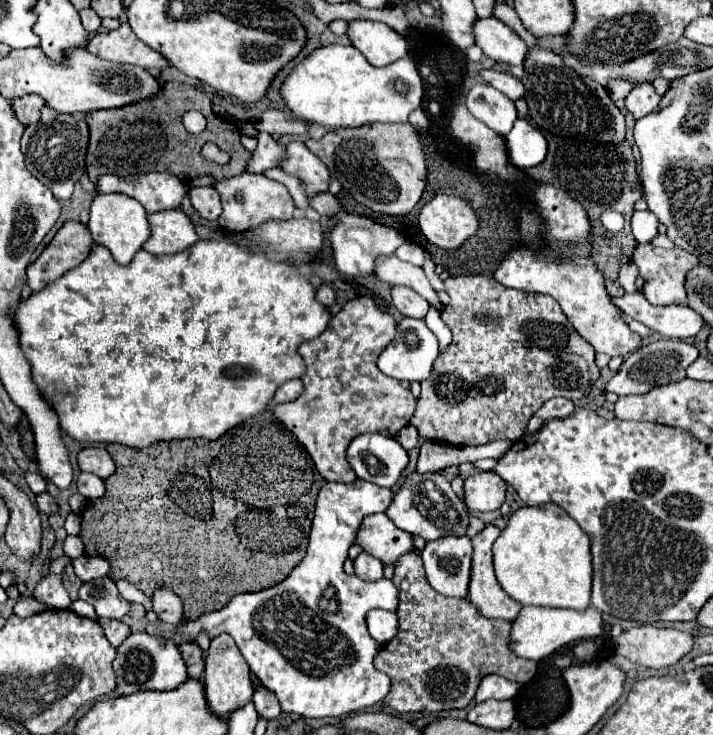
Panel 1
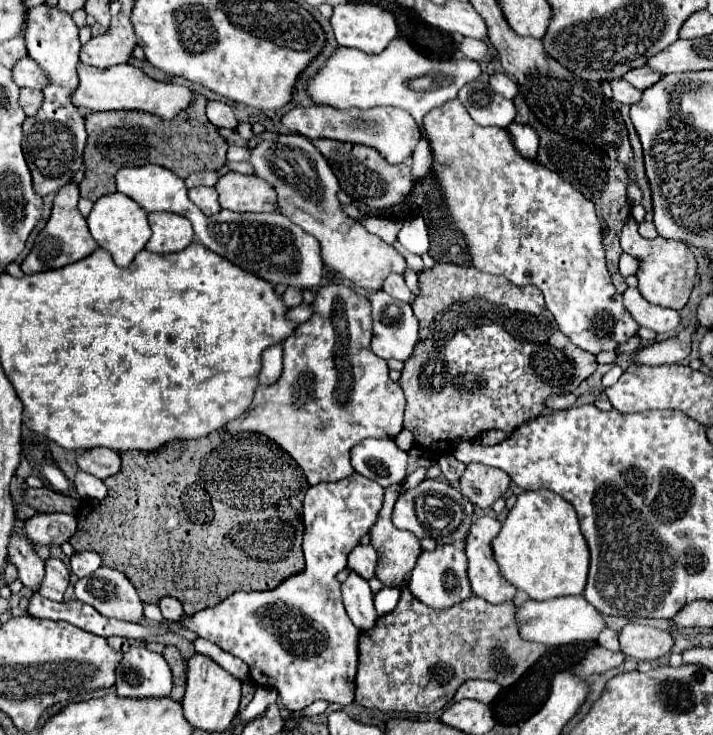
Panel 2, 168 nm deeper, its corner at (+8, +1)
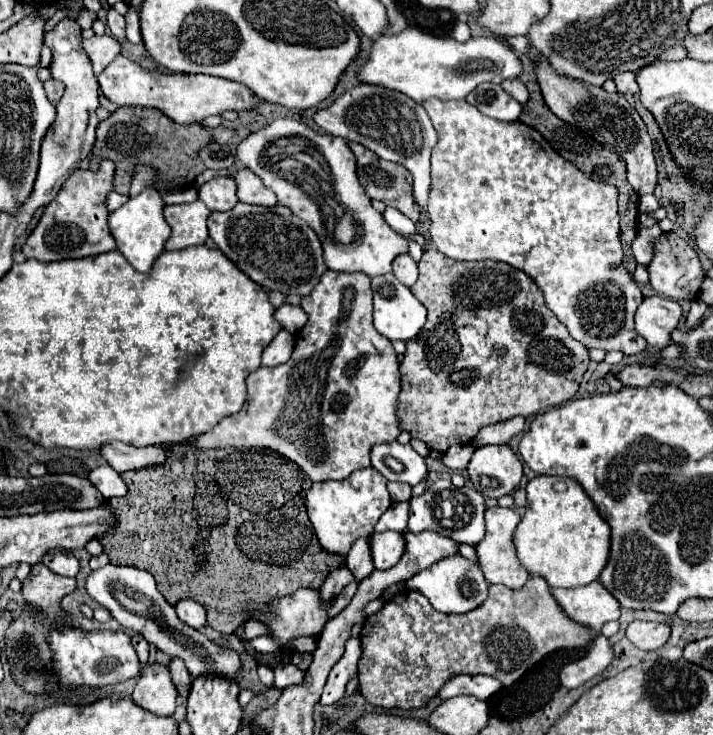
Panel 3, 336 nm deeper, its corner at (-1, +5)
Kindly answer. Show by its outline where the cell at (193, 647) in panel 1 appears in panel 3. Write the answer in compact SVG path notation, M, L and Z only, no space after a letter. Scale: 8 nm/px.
M171 659L169 671L171 671L171 679L173 679L175 687L177 687L177 693L181 697L187 697L189 689L191 689L191 683L193 683L193 677L189 675L185 663L181 659Z

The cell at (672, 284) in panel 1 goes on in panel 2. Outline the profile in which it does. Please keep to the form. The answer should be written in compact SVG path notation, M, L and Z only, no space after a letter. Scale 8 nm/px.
M628 219L628 223L620 233L620 247L624 253L640 261L636 271L638 291L644 295L646 301L660 307L670 307L670 309L682 309L688 303L688 297L694 287L694 277L696 277L696 257L688 247L684 247L682 241L672 241L664 237L644 239L638 233L638 223Z

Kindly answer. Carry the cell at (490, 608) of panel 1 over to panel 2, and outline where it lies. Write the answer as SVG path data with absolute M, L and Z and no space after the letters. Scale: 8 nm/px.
M480 517L472 523L466 537L468 577L472 593L494 605L514 601L516 593L516 589L498 575L498 567L492 559L490 541L498 535L498 531L500 523L496 519Z

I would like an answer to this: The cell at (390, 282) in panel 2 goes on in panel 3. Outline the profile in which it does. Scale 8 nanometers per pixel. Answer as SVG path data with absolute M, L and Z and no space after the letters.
M405 253L405 255L397 255L397 259L393 261L393 273L403 285L411 287L417 281L419 269L417 269L417 263L413 261L413 257L409 253Z

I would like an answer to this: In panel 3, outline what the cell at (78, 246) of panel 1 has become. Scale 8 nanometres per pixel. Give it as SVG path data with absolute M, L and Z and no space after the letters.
M101 161L99 171L77 169L61 187L53 203L45 207L37 227L29 233L25 245L21 247L23 255L27 259L49 263L49 261L81 259L81 257L113 251L115 239L107 223L107 217L109 217L107 195L113 191L113 175L115 175L113 161Z

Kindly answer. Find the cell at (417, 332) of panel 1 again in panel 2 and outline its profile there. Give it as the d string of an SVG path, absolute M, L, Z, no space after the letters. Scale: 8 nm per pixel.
M384 291L372 293L370 303L372 303L372 317L374 317L372 353L378 355L380 359L386 359L386 361L390 361L390 359L398 359L402 363L408 361L408 357L412 357L416 343L420 341L420 327L418 327L414 313L412 313L412 305L400 303Z

